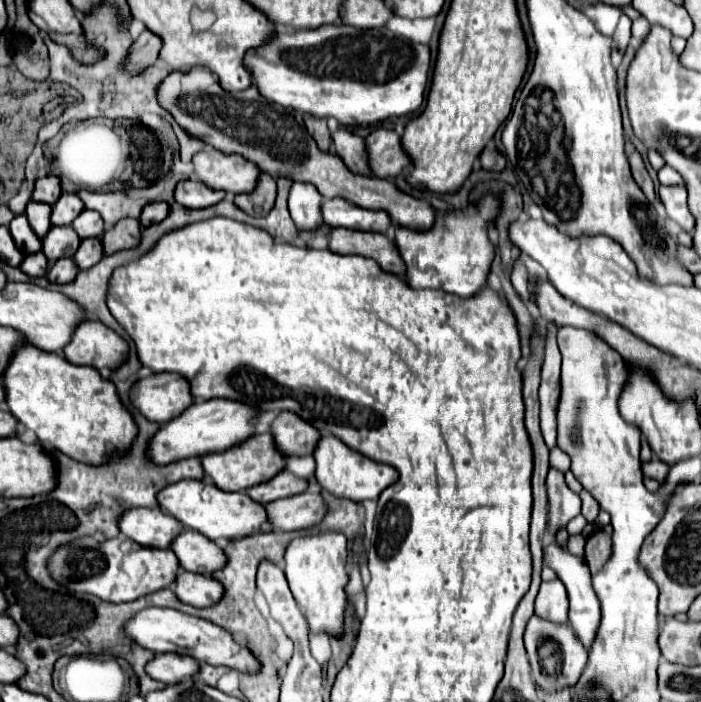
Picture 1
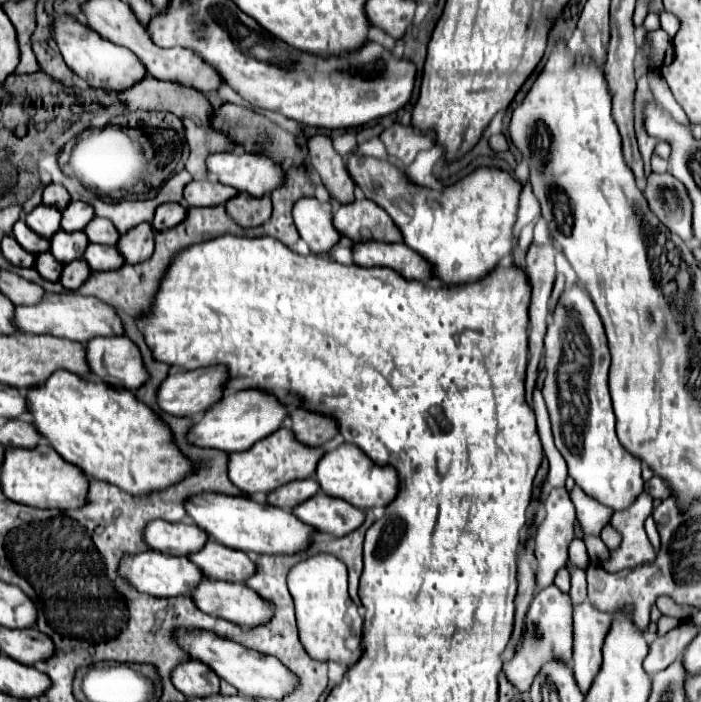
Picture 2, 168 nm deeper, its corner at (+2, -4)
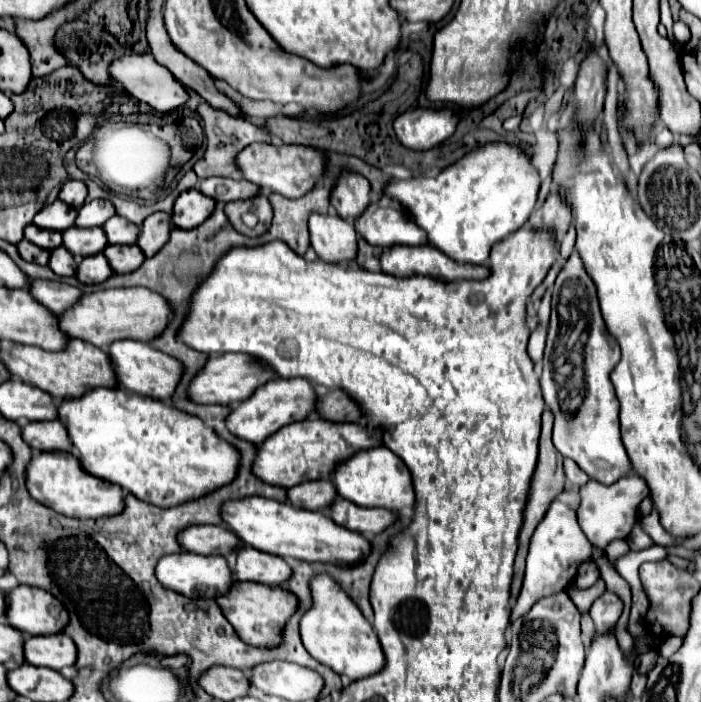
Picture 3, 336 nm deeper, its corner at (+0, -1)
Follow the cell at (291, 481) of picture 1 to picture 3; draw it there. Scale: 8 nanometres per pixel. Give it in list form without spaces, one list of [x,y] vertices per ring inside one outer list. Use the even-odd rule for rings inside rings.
[[[309,480],[287,490],[287,502],[303,510],[327,510],[337,496],[331,480]]]

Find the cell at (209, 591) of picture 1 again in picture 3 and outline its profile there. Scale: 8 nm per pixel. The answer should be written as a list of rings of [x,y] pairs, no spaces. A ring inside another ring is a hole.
[[[235,580],[229,592],[217,596],[217,604],[223,616],[233,624],[235,632],[241,636],[243,642],[253,644],[253,646],[275,646],[279,644],[283,624],[297,610],[297,596],[281,586],[271,588],[271,586],[257,584],[257,582]]]

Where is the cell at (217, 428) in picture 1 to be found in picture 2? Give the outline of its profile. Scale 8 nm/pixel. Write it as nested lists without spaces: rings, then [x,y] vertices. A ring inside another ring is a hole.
[[[245,389],[245,391],[227,391],[219,403],[215,403],[203,417],[195,421],[189,431],[189,441],[199,447],[215,447],[227,453],[247,451],[259,439],[277,431],[287,417],[287,409],[273,399],[273,395],[261,389]]]

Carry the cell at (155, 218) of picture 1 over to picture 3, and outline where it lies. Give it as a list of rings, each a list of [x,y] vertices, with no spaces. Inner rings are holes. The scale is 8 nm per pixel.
[[[187,190],[179,194],[171,210],[171,222],[177,228],[197,228],[213,212],[215,200],[203,196],[199,190]]]

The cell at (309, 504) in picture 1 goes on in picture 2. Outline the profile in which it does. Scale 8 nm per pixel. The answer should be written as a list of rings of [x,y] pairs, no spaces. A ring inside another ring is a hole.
[[[317,493],[301,503],[297,509],[293,509],[293,515],[297,515],[303,523],[313,525],[317,531],[331,533],[335,537],[343,537],[365,523],[363,509],[323,493]]]

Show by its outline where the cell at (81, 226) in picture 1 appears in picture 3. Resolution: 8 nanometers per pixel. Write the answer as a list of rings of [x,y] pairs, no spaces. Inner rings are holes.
[[[111,216],[105,224],[103,230],[107,234],[109,244],[135,244],[139,236],[139,226],[129,224],[121,216]]]

